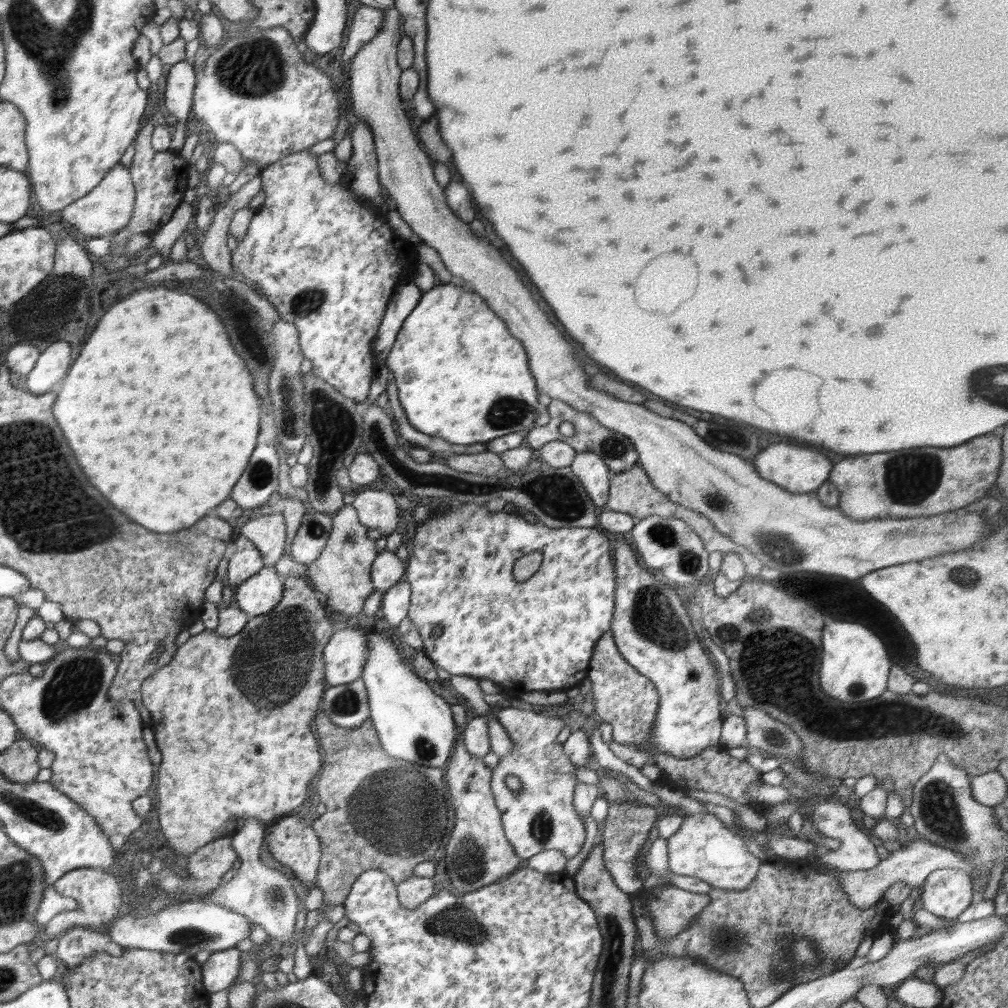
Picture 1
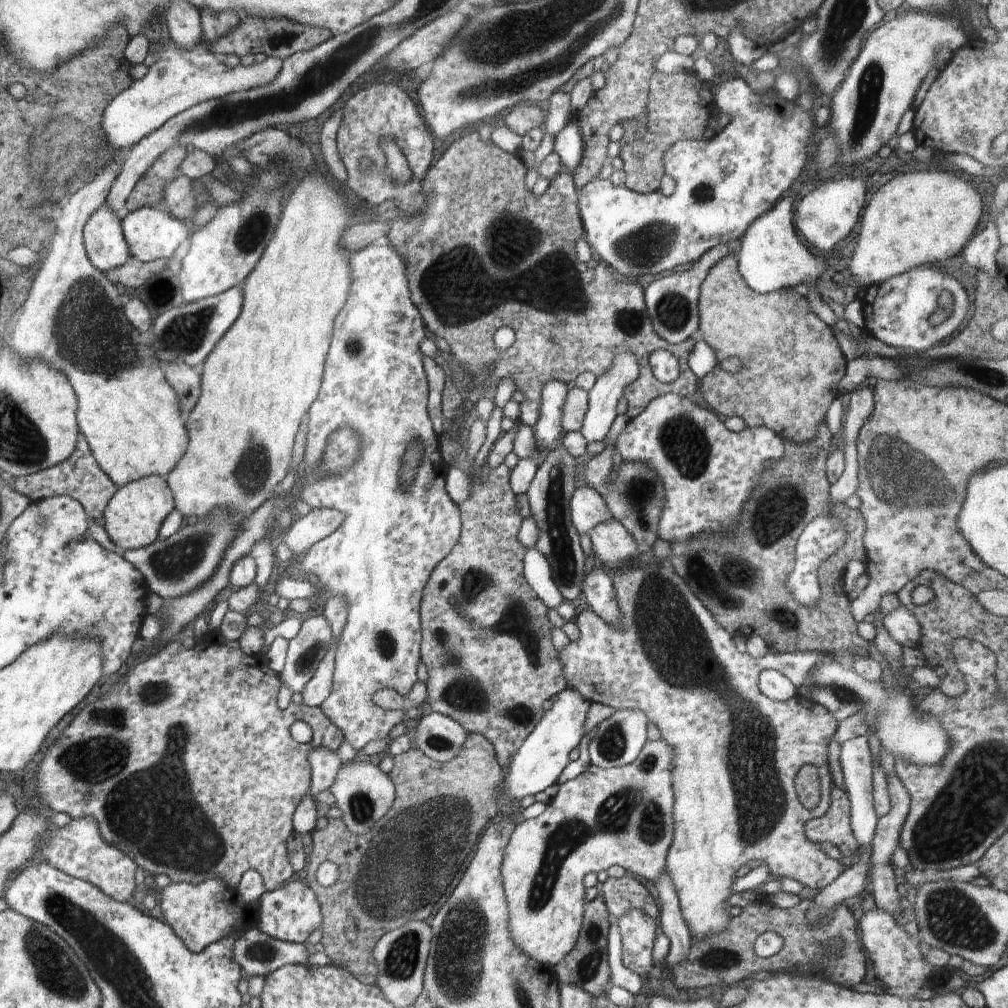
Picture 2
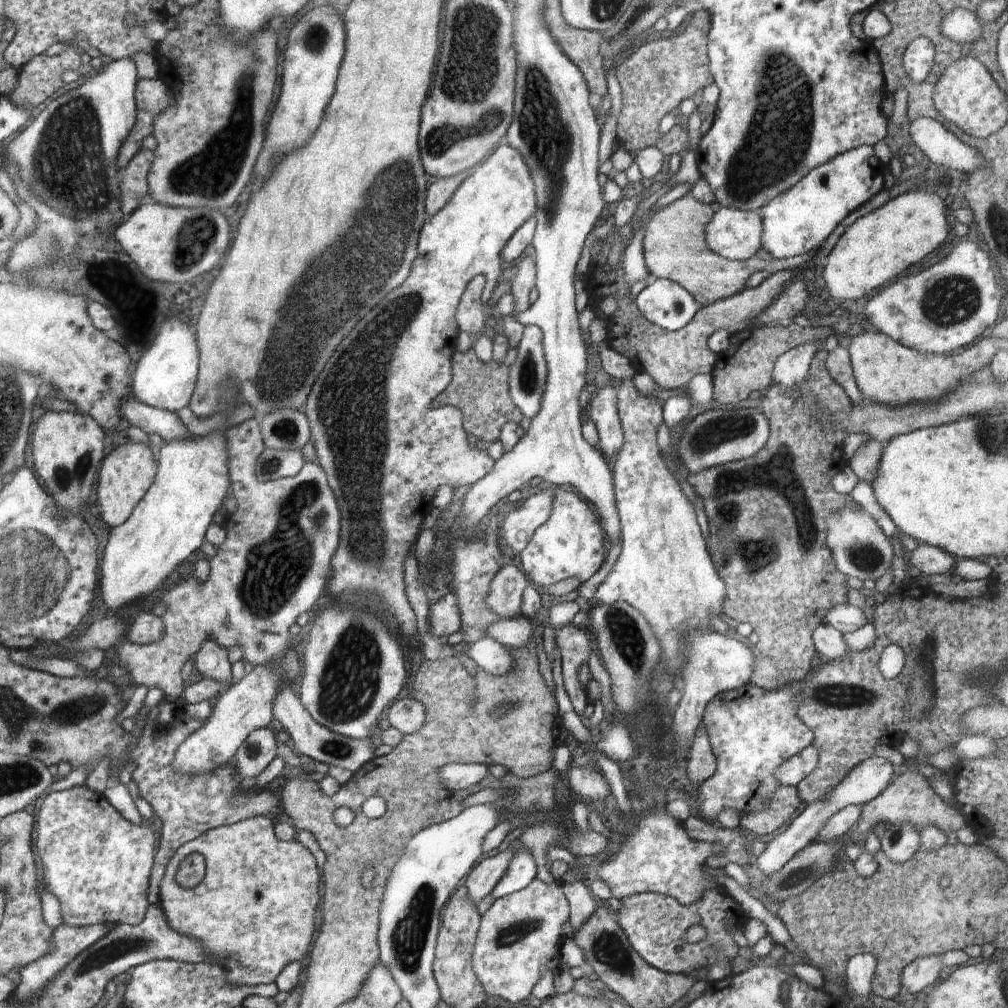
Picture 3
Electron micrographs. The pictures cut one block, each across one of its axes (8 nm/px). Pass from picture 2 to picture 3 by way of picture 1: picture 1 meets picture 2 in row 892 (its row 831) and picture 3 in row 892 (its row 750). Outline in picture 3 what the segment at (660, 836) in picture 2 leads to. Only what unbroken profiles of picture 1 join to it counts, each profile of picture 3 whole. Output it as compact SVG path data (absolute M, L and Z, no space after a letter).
M536 877L522 890L497 898L481 916L473 948L473 969L488 996L501 997L504 1002L518 1004L531 998L532 988L545 973L562 968L560 946L565 939L562 927L569 922L569 904L559 882L550 884Z

